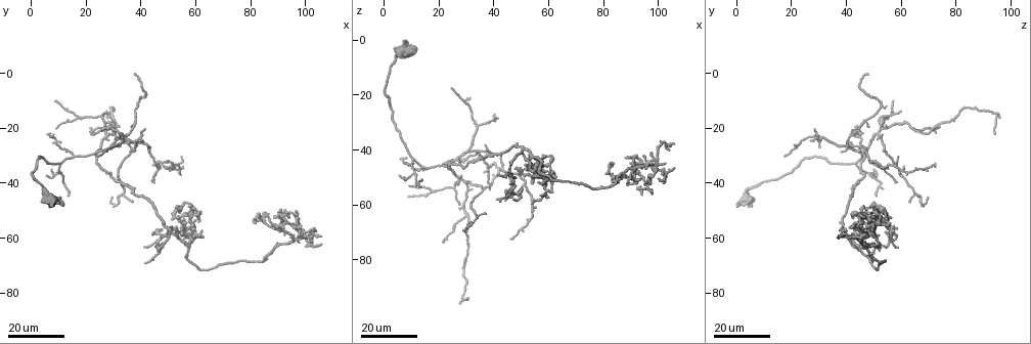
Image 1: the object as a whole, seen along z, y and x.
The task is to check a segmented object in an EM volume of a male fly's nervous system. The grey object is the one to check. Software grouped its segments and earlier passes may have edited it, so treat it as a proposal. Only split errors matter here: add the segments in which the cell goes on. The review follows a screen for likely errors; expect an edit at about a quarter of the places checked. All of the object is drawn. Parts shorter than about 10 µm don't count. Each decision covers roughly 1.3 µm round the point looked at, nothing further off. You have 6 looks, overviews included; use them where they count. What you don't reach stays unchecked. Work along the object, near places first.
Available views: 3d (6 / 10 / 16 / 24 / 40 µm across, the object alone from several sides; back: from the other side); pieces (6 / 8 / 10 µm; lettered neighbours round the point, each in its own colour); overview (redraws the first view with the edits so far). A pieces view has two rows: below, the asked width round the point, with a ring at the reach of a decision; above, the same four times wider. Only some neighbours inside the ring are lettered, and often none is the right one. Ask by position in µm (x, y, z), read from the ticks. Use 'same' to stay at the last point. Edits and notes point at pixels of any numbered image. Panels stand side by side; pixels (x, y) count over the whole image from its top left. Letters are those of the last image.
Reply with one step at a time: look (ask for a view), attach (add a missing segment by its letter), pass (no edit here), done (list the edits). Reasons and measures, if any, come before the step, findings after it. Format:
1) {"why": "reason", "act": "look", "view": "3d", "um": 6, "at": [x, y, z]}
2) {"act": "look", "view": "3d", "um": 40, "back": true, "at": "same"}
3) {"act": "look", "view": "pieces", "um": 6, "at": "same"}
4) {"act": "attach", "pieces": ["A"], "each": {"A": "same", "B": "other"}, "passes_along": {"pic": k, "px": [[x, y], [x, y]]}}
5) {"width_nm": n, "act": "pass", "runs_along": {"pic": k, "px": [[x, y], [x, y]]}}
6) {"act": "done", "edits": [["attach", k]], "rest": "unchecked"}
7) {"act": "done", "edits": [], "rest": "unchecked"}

{"why": "thin end", "act": "look", "view": "3d", "um": 24, "at": [25, 30, 17]}

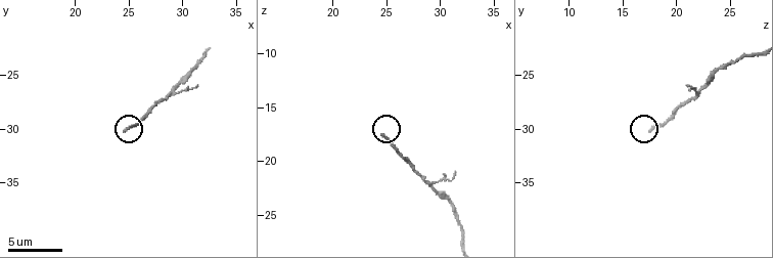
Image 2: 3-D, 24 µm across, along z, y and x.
{"why": "see the neighbours", "act": "look", "view": "pieces", "um": 8, "at": [24.6, 30.0, 17.6]}

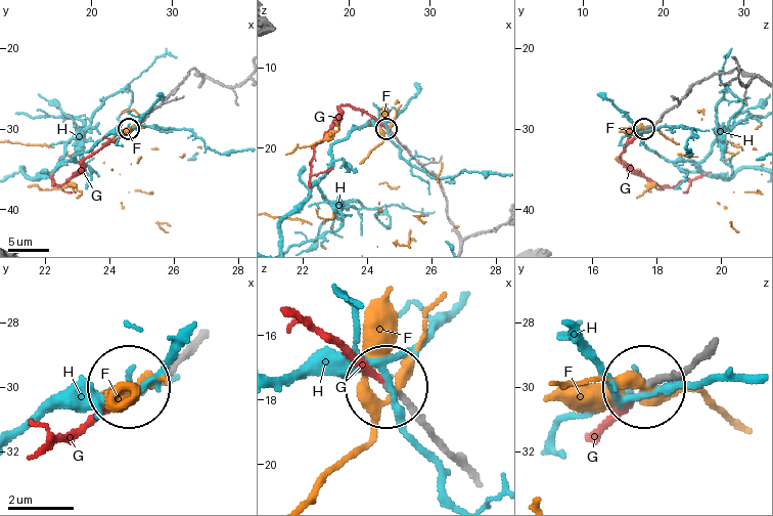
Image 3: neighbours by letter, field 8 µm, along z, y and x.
{"act": "attach", "pieces": ["G"], "each": {"F": "other", "G": "same", "H": "other"}, "passes_along": {"pic": 3, "px": [[189, 348], [49, 441]]}, "found": "the cell continues"}

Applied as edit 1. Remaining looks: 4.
{"why": "redraw", "act": "look", "view": "overview"}

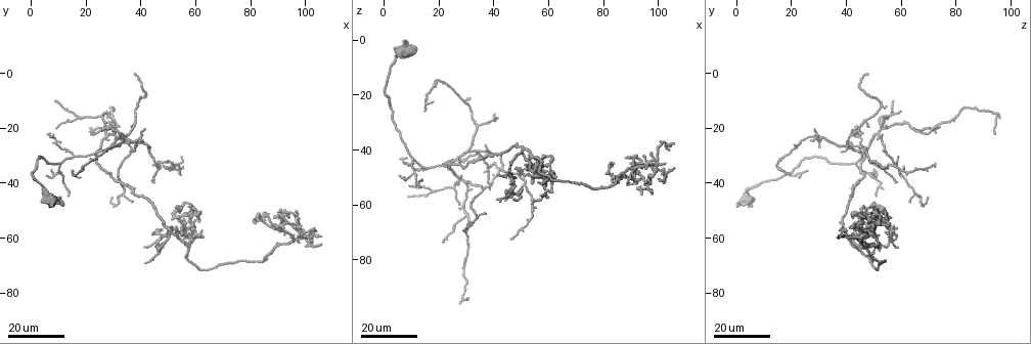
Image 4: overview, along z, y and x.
{"why": "free end", "act": "look", "view": "3d", "um": 24, "at": [41, 20, 28]}

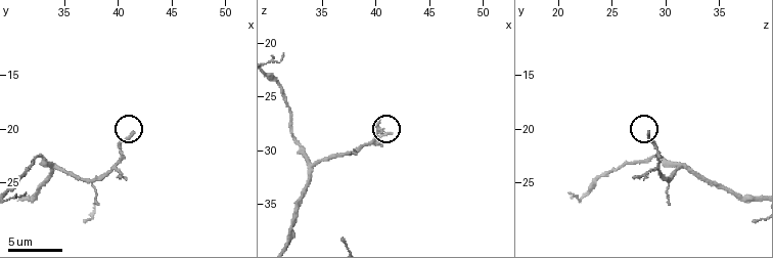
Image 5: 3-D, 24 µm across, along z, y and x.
{"why": "see the neighbours", "act": "look", "view": "pieces", "um": 8, "at": [41.4, 20.4, 28.4]}

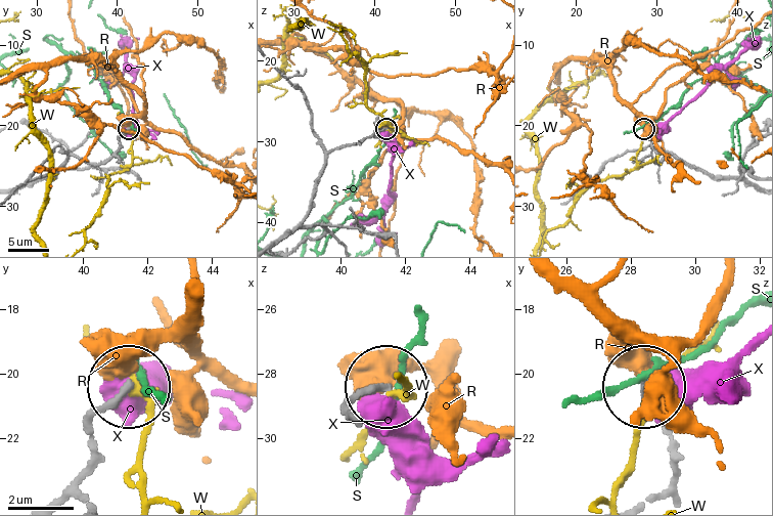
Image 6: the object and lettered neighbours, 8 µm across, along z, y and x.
{"width_nm": 200, "act": "pass", "each": {"R": "other", "S": "other", "W": "other", "X": "other"}, "found": "none of them fits"}

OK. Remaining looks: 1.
{"act": "done", "edits": [["attach", 3]], "rest": "unchecked"}

